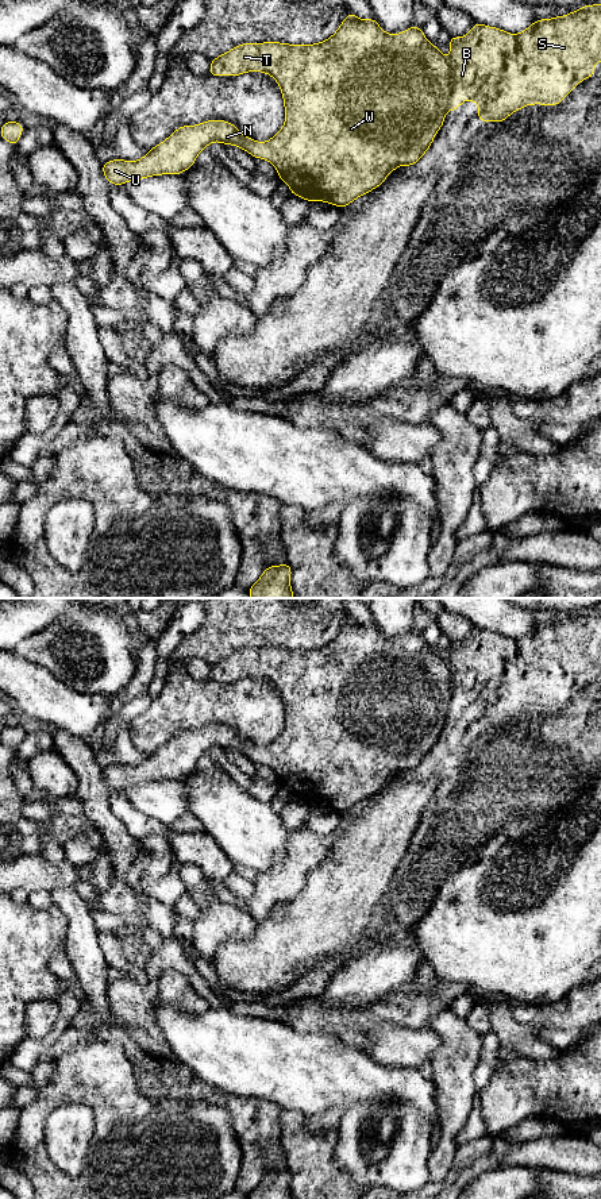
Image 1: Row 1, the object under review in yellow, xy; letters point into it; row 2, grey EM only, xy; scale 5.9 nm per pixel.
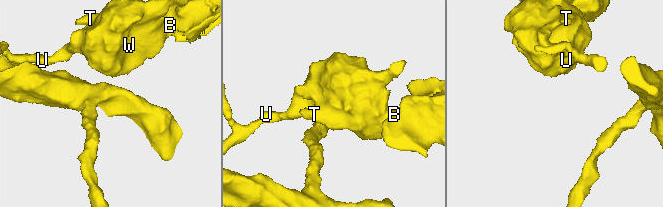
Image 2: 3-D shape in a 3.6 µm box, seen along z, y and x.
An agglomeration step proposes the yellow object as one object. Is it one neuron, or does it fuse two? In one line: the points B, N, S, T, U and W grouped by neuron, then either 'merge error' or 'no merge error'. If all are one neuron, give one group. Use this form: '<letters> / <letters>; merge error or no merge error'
B S / N T U W; merge error

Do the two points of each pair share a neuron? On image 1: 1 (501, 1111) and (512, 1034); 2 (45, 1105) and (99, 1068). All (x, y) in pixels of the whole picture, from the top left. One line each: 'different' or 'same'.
1: different
2: same

